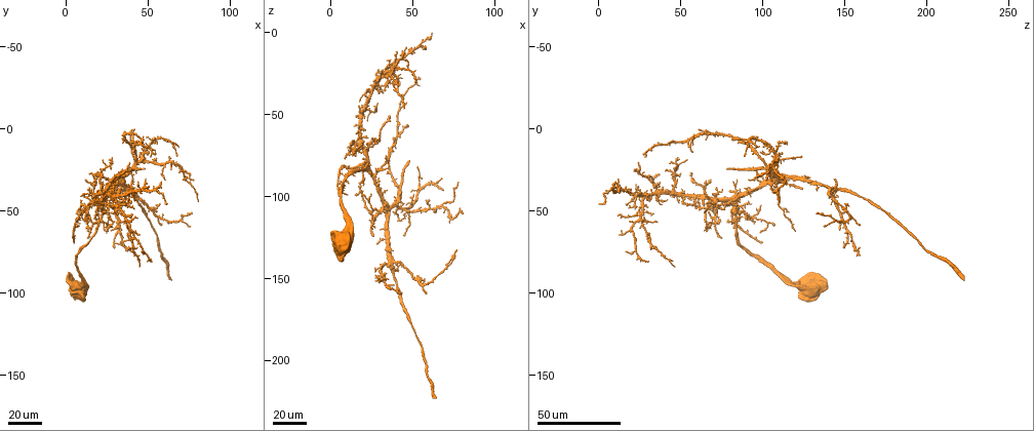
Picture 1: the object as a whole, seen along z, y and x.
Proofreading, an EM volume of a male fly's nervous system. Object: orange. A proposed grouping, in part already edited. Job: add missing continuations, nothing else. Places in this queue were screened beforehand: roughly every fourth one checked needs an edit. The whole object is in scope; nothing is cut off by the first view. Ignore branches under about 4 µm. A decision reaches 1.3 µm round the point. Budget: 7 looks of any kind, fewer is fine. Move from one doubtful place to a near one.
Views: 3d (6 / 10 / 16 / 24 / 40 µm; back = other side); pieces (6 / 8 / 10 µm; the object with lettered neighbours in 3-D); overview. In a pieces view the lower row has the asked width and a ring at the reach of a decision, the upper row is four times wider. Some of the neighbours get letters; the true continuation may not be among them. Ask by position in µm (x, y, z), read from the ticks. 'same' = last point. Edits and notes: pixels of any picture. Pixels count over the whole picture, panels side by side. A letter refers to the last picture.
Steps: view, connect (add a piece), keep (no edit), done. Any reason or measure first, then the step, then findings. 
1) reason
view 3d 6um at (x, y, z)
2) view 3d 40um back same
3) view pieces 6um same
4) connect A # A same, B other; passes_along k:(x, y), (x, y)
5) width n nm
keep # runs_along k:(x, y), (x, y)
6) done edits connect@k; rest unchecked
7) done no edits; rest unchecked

an open end
view 3d 40um at (48, 23, 79)

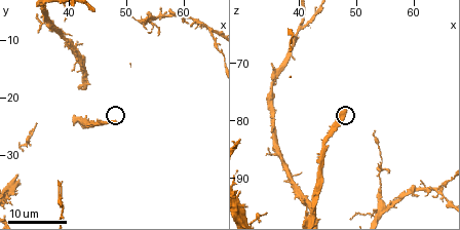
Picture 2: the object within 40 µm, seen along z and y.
what lies round it
view pieces 6um at (48.5, 24.0, 78.5)

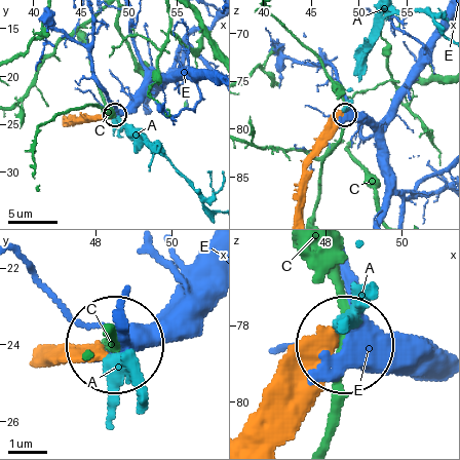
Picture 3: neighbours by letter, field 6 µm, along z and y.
connect A # A same, C other, E other; passes_along 3:(36, 361), (105, 361), (124, 381); the neuron continues

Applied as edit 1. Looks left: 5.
tapers out
view 3d 40um at (33, 37, 26)

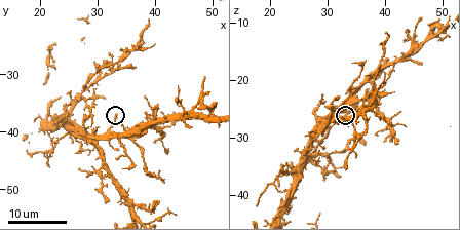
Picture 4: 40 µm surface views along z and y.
closer look
view 3d 6um same

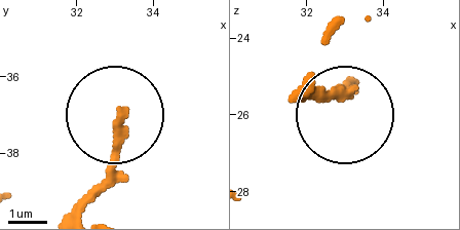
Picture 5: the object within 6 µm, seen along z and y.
see the neighbours
view pieces 8um at (33.25, 36.95, 25.10)

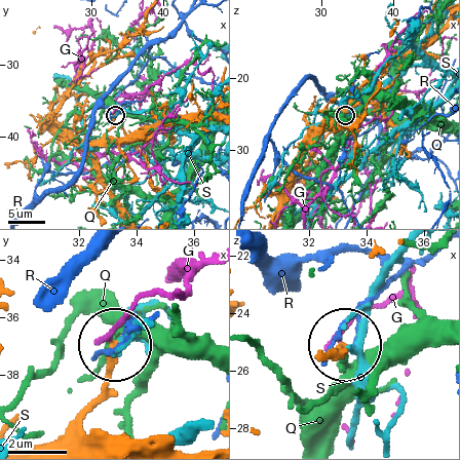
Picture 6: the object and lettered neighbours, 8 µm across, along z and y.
width 180 nm
keep # G other, Q other, R other, S other; runs_along 6:(52, 442), (102, 390), (109, 348); no lettered piece goes on from it

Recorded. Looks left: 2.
tapers out
view 3d 24um at (70, 27, 111)

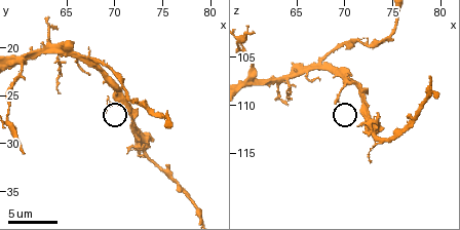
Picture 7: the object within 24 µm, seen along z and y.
view pieces 10um at (69.0, 26.8, 109.6)

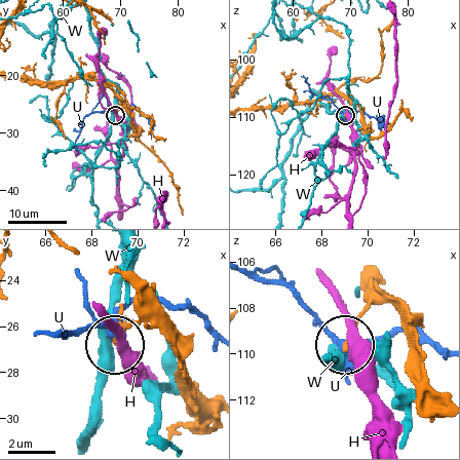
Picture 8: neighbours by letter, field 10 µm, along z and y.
keep # H other, U other, W other; runs_along 8:(132, 284), (138, 308), (116, 342); none of them fits

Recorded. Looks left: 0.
done edits connect@3; rest unchecked

